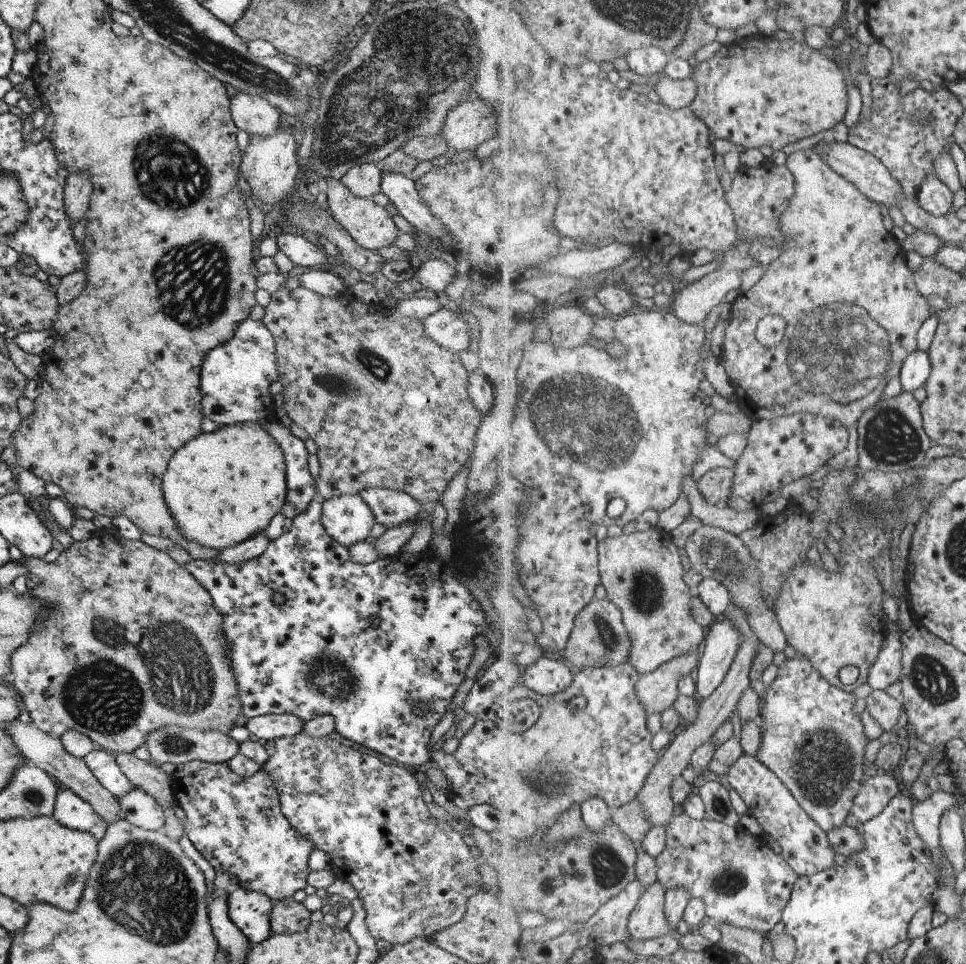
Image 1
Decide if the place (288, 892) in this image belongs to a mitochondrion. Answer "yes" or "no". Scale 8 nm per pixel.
no

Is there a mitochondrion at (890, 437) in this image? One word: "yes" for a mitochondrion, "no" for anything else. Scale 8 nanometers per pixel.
yes

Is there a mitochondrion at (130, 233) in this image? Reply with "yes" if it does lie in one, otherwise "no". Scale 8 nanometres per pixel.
no

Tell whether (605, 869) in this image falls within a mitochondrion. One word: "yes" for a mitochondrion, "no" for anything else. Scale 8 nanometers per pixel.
yes

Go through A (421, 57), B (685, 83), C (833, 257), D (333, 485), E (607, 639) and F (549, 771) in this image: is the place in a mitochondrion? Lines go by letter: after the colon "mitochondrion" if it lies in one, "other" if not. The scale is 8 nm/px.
A: mitochondrion
B: other
C: other
D: other
E: mitochondrion
F: mitochondrion

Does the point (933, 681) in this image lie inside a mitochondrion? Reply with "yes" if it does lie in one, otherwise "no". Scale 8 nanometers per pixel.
yes

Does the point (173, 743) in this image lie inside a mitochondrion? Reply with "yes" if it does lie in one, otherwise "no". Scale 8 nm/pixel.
yes

